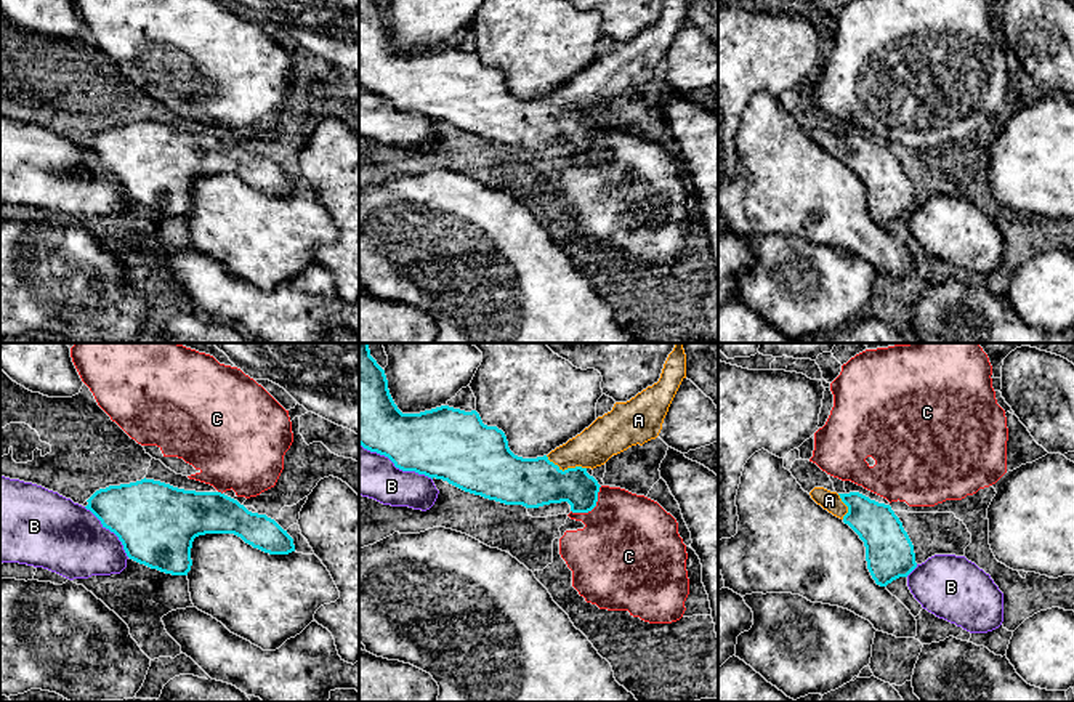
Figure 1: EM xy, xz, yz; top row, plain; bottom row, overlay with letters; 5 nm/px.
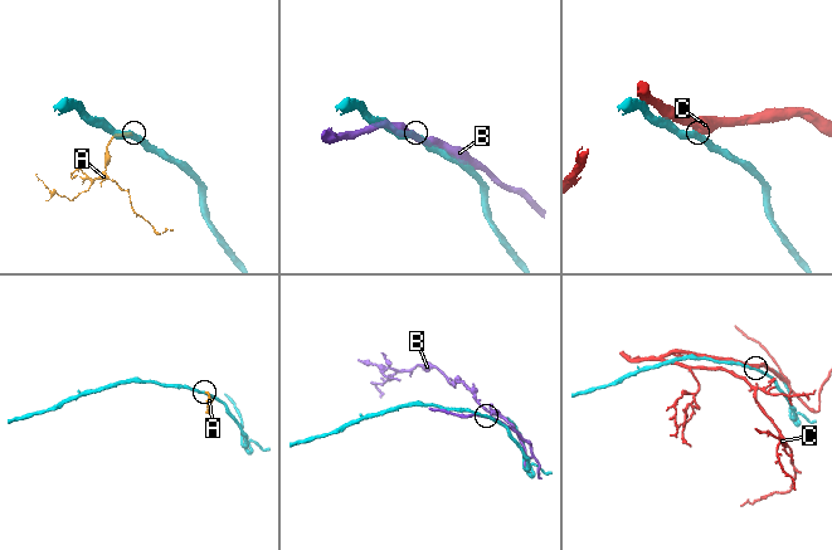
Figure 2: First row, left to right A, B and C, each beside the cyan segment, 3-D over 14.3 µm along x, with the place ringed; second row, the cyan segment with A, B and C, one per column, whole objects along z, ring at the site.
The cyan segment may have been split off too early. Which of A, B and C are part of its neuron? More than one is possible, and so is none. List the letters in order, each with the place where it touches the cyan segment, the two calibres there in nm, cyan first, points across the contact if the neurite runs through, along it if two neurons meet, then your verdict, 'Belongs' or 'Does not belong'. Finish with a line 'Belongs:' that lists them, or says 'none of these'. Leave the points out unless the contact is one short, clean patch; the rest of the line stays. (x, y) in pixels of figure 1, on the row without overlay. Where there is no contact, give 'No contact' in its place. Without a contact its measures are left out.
A: Touches cyan at xz (566, 111). Thickness 240 nm (cyan) against 190 nm. Path across: xz (532, 124), (557, 119), (566, 111), (585, 92), (605, 79). Belongs
B: Touches cyan at xz (396, 108). Thickness 340 nm (cyan) against 240 nm. Does not belong
C: Touches cyan at xz (592, 149). Thickness 190 nm (cyan) against 480 nm. Does not belong
Belongs: A

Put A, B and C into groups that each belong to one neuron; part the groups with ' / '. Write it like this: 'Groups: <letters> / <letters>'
Groups: A / B / C

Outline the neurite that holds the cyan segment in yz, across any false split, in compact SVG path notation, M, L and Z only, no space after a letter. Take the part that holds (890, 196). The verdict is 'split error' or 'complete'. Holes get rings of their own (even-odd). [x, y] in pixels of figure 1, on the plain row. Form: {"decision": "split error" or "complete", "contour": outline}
{"decision": "split error", "contour": "M814 128L810 136L864 183L867 210L877 226L886 228L917 208L914 186L890 146L859 133L837 135L824 128Z"}

